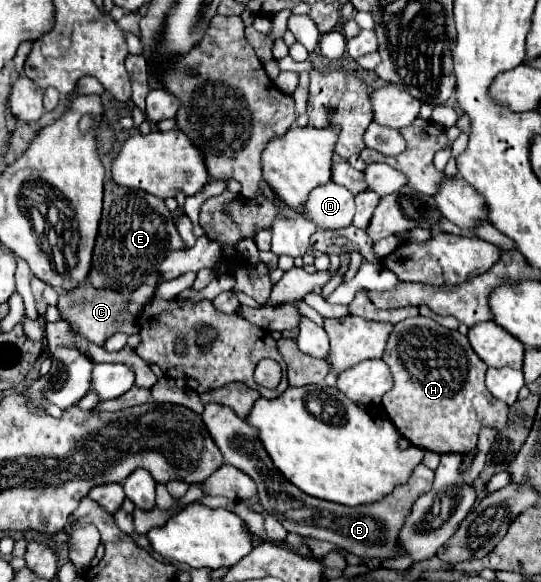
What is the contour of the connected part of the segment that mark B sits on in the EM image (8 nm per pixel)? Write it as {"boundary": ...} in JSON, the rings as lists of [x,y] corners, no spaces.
{"boundary":[[[205,404],[205,412],[201,414],[201,418],[203,418],[209,434],[213,436],[215,444],[219,446],[225,462],[239,468],[241,472],[245,472],[247,476],[251,476],[255,480],[261,506],[265,508],[267,514],[271,514],[277,522],[281,522],[281,526],[287,532],[295,532],[299,536],[311,536],[317,540],[331,542],[361,558],[391,560],[391,558],[401,556],[399,528],[403,528],[405,518],[409,516],[415,500],[421,494],[429,492],[433,486],[435,472],[429,470],[425,464],[419,464],[413,470],[409,482],[405,486],[395,488],[395,492],[389,494],[387,498],[383,498],[381,502],[351,508],[351,506],[313,498],[313,496],[301,492],[291,482],[287,482],[285,476],[275,468],[269,454],[265,452],[255,428],[251,428],[251,424],[241,420],[231,408],[221,406],[221,404]]]}

